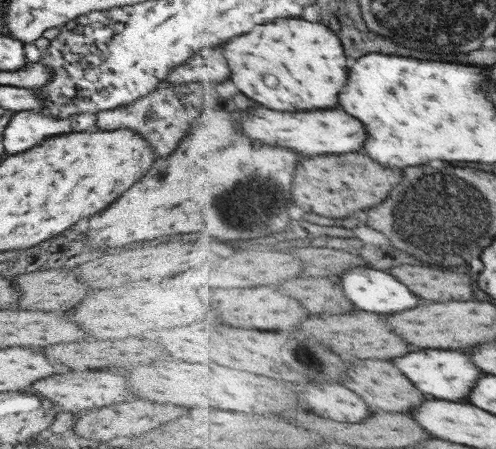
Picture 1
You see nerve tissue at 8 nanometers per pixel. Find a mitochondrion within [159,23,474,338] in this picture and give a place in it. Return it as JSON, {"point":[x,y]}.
{"point":[226,207]}

